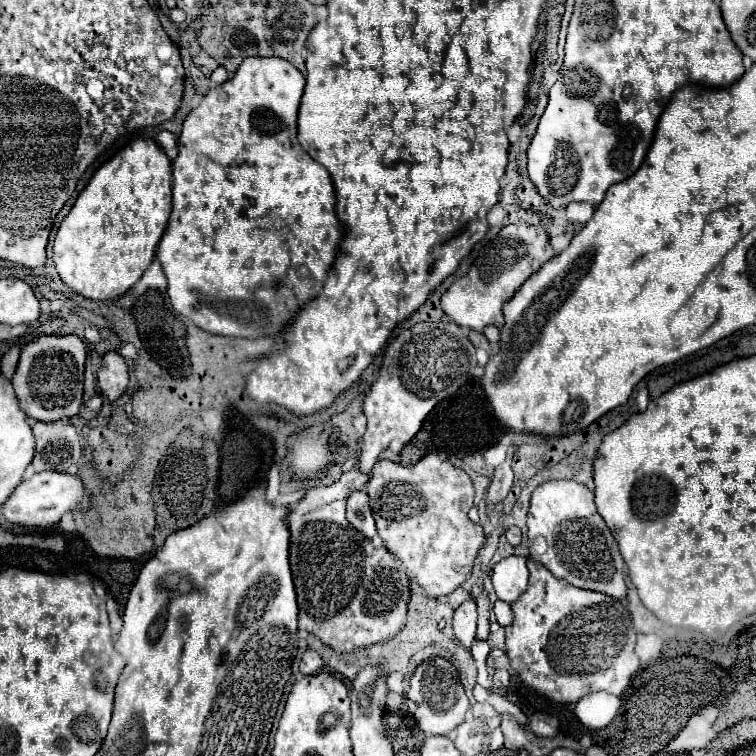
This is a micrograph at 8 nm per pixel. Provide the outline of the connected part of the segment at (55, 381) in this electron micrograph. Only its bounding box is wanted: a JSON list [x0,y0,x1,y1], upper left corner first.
[12,336,86,422]

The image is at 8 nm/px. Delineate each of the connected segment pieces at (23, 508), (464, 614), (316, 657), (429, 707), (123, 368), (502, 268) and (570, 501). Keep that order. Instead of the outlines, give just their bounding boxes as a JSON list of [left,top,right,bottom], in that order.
[[2,472,90,528],[454,600,478,648],[300,650,324,676],[406,656,468,736],[98,350,128,402],[442,222,556,332],[528,480,626,602]]

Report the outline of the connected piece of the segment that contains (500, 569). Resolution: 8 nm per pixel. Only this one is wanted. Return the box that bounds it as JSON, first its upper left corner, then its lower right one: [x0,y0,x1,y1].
[492,556,528,604]

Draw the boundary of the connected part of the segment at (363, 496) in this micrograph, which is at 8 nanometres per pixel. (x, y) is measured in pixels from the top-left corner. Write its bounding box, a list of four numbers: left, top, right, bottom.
[346,490,376,538]

